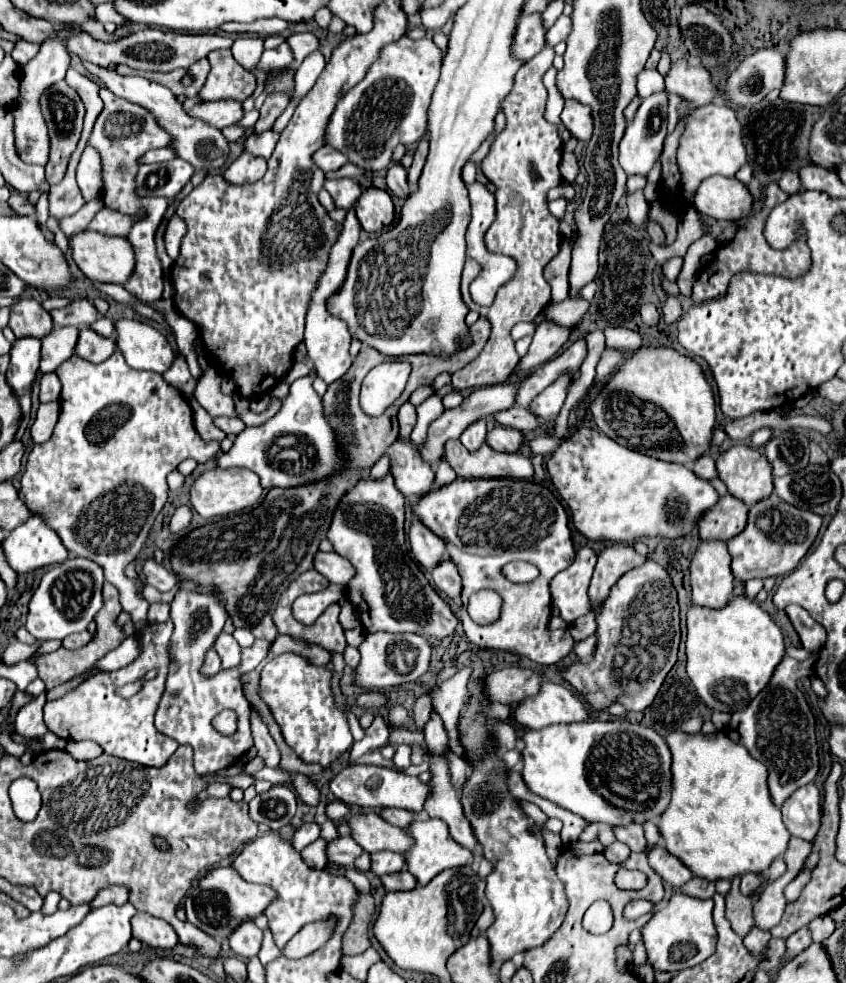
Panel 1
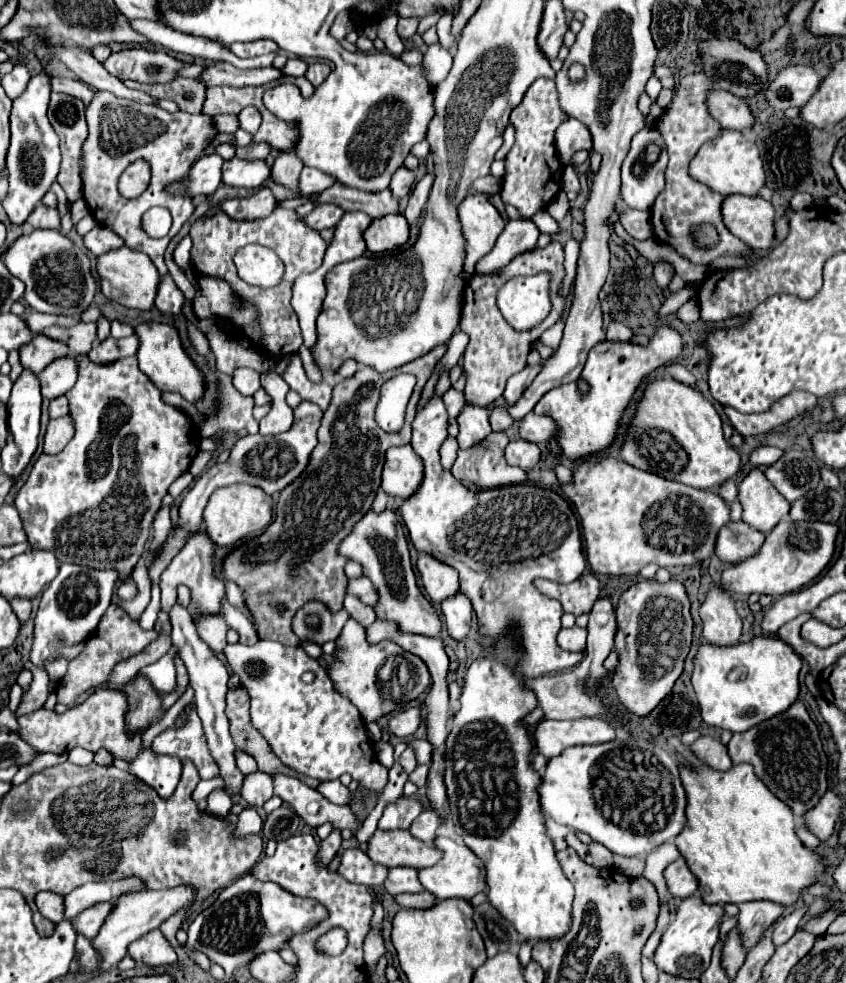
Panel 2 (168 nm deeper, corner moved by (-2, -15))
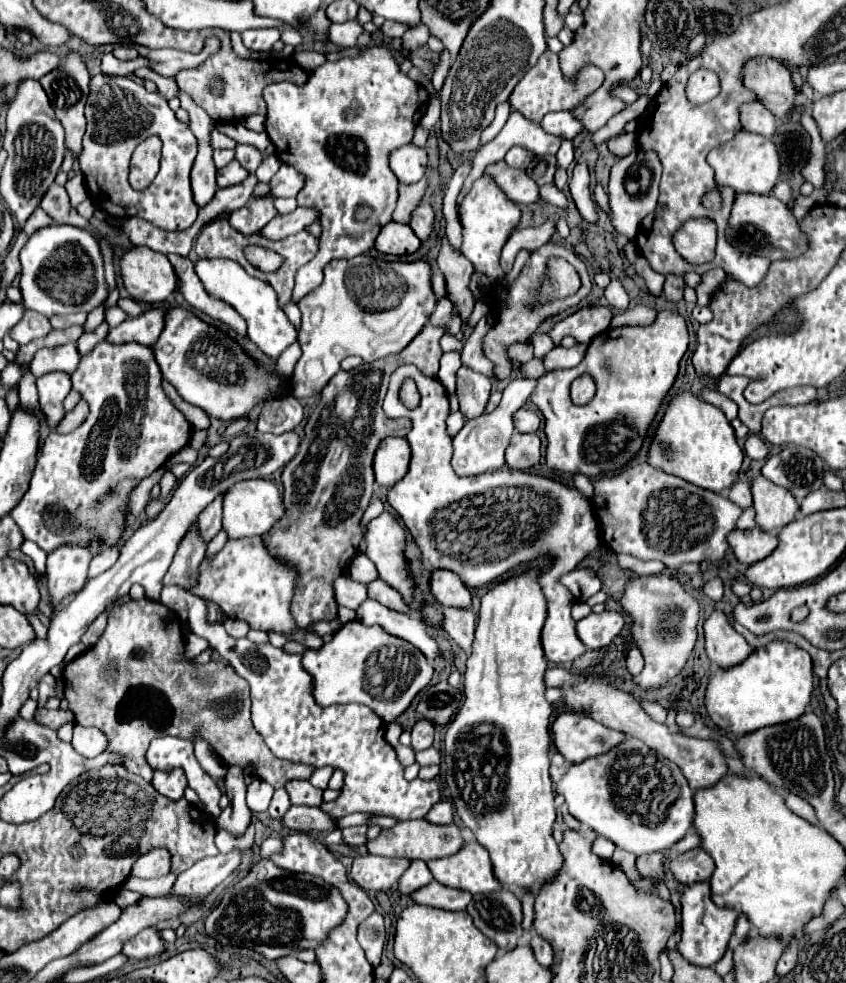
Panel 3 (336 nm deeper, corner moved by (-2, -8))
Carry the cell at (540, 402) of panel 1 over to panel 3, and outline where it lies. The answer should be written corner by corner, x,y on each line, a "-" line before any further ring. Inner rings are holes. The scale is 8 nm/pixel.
521,407
513,413
513,423
515,423
515,429
519,433
535,433
539,429
539,423
541,423
541,417
535,409
531,407

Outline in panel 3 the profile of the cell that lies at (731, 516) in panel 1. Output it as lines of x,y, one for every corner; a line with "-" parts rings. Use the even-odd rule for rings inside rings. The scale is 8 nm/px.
755,527
749,531
735,529
729,535
729,543
731,543
731,549
735,551
737,559
743,565
753,565
753,563
769,557
775,551
775,547
779,545
779,539
771,533

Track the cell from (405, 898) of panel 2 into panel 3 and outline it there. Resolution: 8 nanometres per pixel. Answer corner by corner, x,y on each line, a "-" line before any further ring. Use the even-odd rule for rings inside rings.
431,881
423,889
415,891
411,897
419,905
439,907
439,909
445,909
445,911
463,911
469,905
469,901
471,901
471,893
469,891
443,887
437,881

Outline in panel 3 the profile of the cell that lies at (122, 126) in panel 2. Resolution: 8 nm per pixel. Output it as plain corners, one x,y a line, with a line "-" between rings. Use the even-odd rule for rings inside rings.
99,73
91,79
85,119
87,131
83,137
79,165
95,207
107,211
111,217
141,217
167,231
189,229
197,219
197,207
189,187
189,173
195,161
193,133
185,123
177,121
167,99
159,93
149,93
133,77
-
149,135
159,135
163,141
161,169
149,189
135,191
127,181
129,159
135,147

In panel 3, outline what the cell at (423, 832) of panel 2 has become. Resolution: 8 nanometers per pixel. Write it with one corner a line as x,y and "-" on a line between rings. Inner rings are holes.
439,801
425,817
427,821
431,821
433,825
447,825
455,821
455,807
451,801

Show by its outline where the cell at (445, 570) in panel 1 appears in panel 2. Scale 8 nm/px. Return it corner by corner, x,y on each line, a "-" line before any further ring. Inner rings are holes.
457,592
455,596
451,596
451,600
443,600
441,610
443,610
445,626
447,626
449,634
455,640
463,640
469,632
469,624
471,624
471,618
473,618
469,598
465,594

